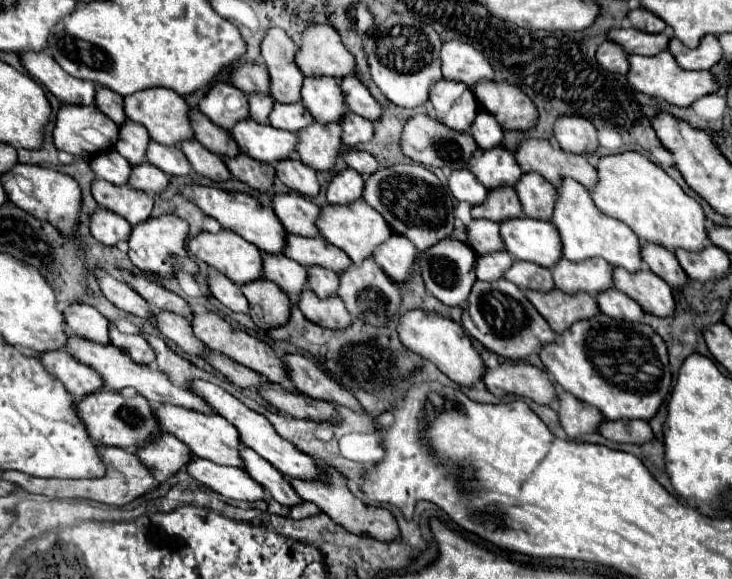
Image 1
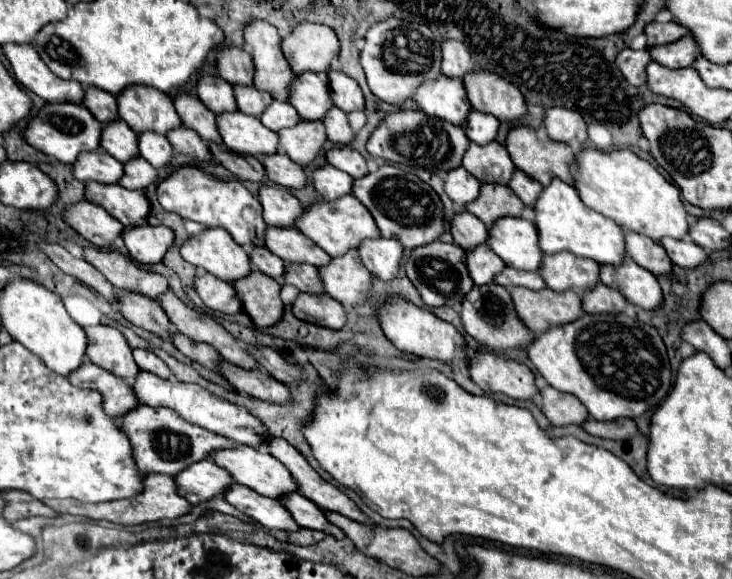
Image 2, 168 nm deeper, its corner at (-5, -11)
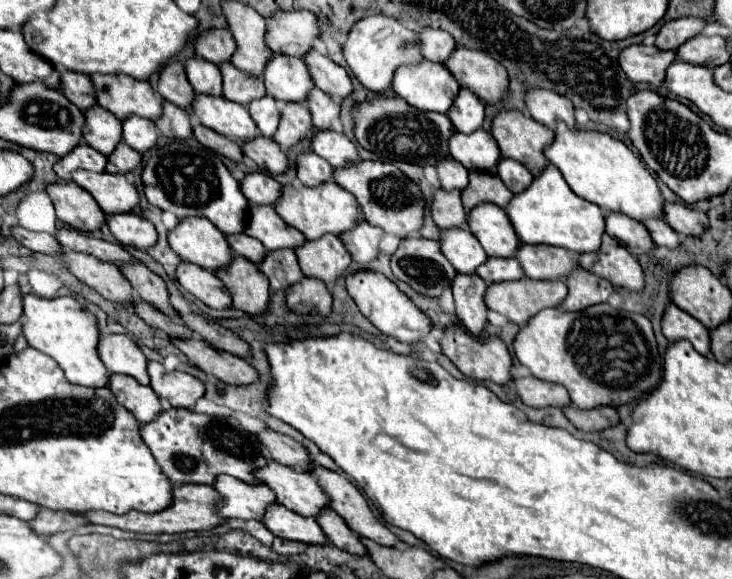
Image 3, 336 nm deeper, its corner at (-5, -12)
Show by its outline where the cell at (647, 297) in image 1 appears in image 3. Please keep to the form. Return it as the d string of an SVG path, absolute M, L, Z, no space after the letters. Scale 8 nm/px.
M604 234L602 248L598 252L580 254L578 260L584 270L612 282L618 288L632 288L632 292L636 292L636 288L644 288L644 272L638 260L608 234Z

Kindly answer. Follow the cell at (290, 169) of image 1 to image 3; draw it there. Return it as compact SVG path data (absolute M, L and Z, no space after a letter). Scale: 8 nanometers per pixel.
M256 136L254 140L244 142L242 150L244 150L244 154L250 160L254 160L258 164L258 168L262 172L268 172L268 174L276 176L276 174L284 174L288 170L288 158L286 158L286 154L270 138Z

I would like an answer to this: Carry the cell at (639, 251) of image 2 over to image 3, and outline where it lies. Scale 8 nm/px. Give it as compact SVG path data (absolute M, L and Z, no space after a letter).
M618 212L606 214L606 234L610 234L620 244L624 244L628 252L632 252L634 256L648 254L654 248L652 238L648 236L648 230L644 228L644 224Z

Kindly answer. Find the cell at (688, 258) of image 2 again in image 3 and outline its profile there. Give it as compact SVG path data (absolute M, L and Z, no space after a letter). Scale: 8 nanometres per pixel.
M650 218L644 222L652 240L658 244L658 246L664 246L664 248L680 248L680 236L664 222L664 220L656 220L656 218Z

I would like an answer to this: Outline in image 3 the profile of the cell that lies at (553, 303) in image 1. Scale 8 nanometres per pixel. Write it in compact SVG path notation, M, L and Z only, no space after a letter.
M516 280L496 282L488 286L486 304L490 310L500 312L508 320L524 326L536 312L560 306L568 288L562 280Z

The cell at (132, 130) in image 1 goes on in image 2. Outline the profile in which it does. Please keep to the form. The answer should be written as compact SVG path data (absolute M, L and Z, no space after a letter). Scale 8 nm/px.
M116 119L108 125L104 125L100 149L118 159L120 163L126 163L126 159L138 155L136 151L136 133L122 121Z

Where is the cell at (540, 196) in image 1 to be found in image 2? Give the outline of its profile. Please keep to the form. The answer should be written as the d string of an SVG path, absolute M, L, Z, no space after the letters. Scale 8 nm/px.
M514 169L508 187L510 187L510 189L522 199L522 203L528 205L528 207L532 207L532 203L538 199L538 195L540 195L540 191L542 191L542 185L536 183L536 179L532 179L532 177L528 177L526 173L522 173L520 169Z

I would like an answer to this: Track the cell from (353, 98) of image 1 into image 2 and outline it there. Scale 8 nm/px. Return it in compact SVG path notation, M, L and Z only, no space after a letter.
M330 69L326 75L328 75L328 87L330 87L332 103L336 107L340 107L346 113L348 111L364 111L362 91L352 77L348 77L336 69Z

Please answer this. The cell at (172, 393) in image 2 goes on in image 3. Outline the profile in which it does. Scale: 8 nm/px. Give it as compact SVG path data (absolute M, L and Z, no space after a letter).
M264 430L264 432L258 432L254 434L258 440L260 440L260 446L264 448L264 452L280 462L280 464L286 464L290 468L296 468L296 470L302 470L302 472L308 472L312 460L308 456L308 452L304 450L304 446L300 446L298 442L294 442L290 436L284 436L284 434L278 434L274 430Z

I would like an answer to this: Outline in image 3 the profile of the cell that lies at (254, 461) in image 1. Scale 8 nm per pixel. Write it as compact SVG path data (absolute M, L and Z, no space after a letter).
M326 508L324 512L320 512L320 516L316 516L316 522L320 524L320 528L324 530L324 534L328 536L328 542L338 546L340 550L346 550L350 554L366 554L364 544L360 542L358 534L352 532L346 522L330 508Z

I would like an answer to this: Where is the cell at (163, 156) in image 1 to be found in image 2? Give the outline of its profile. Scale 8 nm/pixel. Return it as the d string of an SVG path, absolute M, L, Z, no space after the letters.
M154 131L138 133L138 151L156 169L166 169L172 159L172 147L168 139Z

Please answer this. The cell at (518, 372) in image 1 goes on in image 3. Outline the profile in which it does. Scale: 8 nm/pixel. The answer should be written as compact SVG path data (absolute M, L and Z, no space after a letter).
M454 324L448 328L446 336L440 340L440 346L442 346L442 352L454 362L454 366L466 376L466 378L474 378L476 380L492 380L500 386L506 386L512 382L512 358L510 358L510 352L508 348L504 346L502 340L498 338L490 338L490 340L478 340L466 332L466 328L462 328L462 324Z

